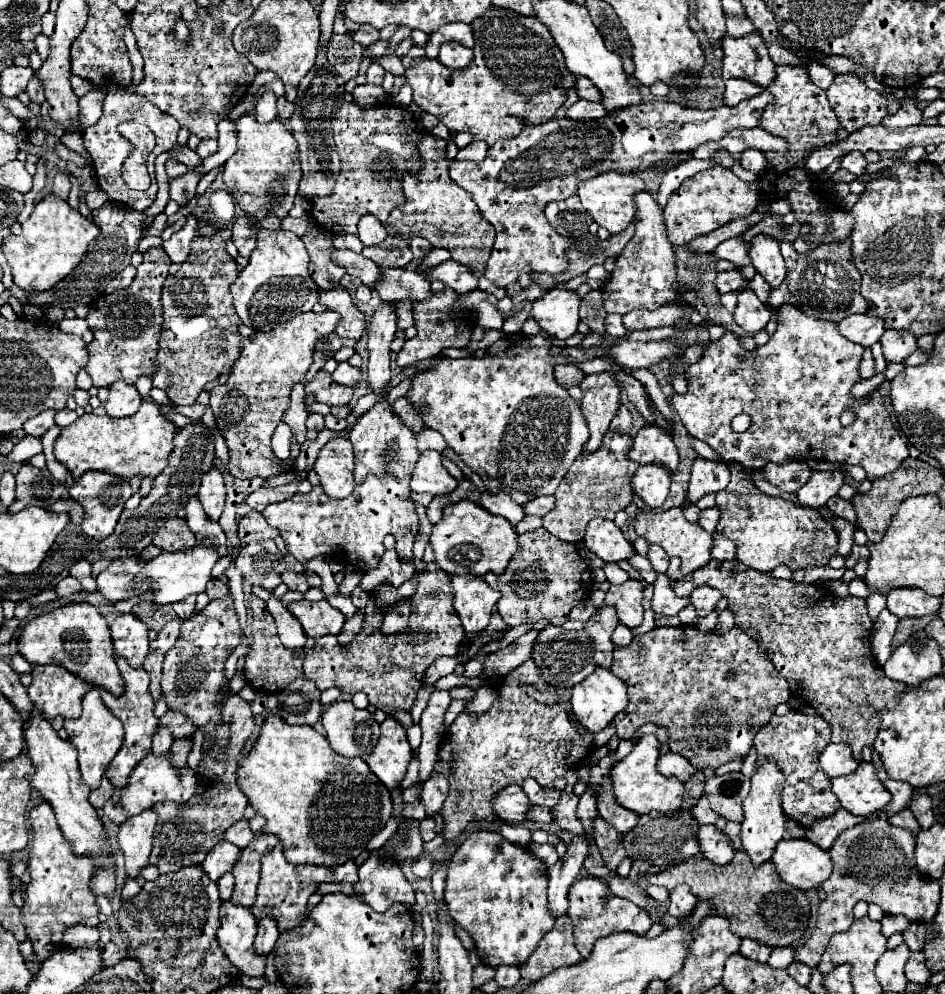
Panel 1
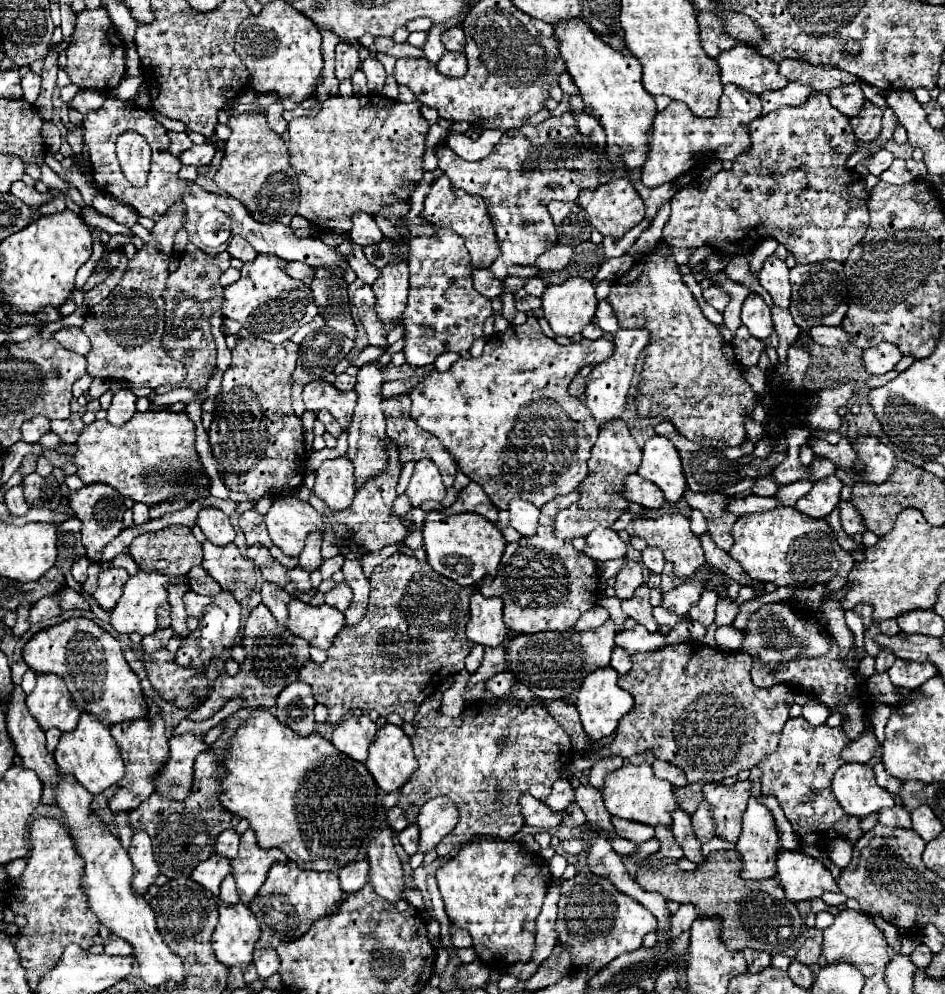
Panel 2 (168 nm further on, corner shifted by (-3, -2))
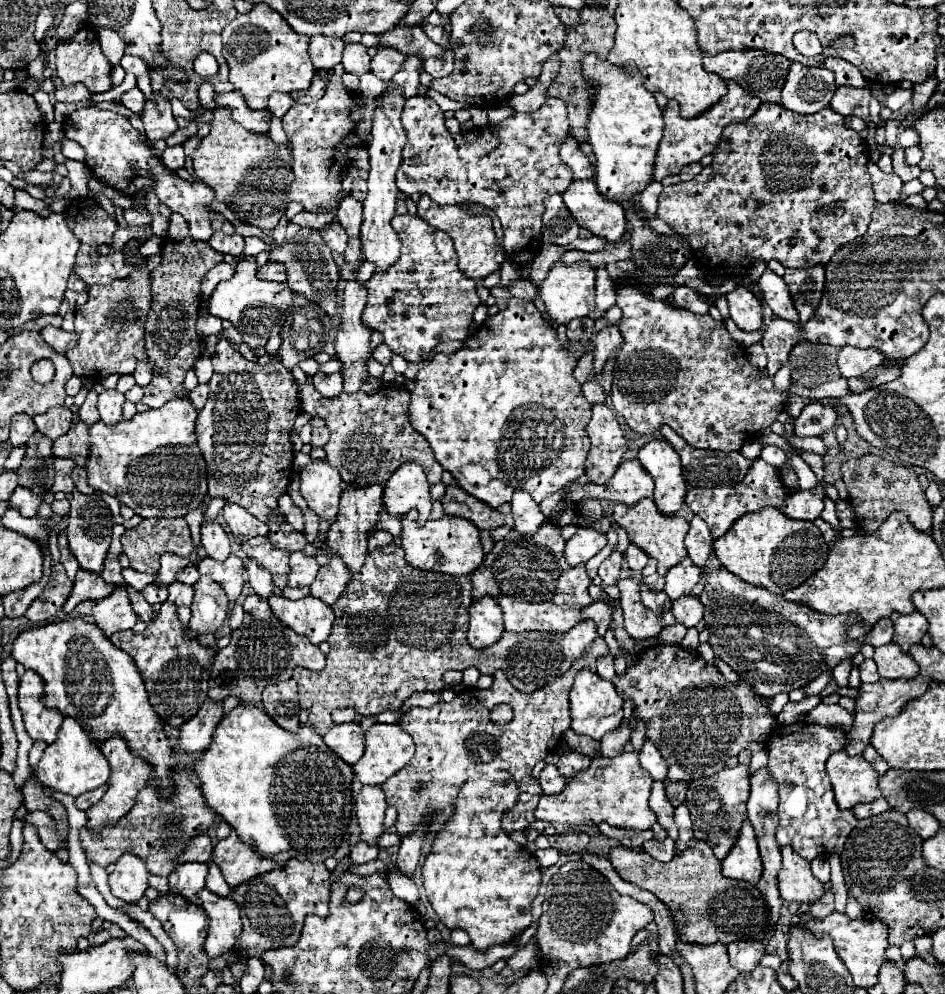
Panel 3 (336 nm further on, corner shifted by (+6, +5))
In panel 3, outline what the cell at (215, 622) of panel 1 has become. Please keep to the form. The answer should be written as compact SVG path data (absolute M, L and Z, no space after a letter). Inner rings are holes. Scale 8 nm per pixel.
M201 576L193 584L193 590L195 598L191 604L193 616L189 622L189 630L197 636L205 632L217 632L227 620L229 600L225 592L221 592L221 586L215 584L209 576Z

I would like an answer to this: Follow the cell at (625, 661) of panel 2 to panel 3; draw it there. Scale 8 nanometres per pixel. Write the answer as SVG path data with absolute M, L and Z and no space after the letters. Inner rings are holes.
M607 654L601 660L597 660L597 674L603 680L613 680L615 678L615 668L613 668L613 658Z

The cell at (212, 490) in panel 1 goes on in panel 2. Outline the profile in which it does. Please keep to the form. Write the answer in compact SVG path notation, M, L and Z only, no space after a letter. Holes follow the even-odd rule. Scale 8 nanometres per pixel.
M202 507L198 513L198 525L212 543L232 543L236 533L230 525L230 519L218 507Z

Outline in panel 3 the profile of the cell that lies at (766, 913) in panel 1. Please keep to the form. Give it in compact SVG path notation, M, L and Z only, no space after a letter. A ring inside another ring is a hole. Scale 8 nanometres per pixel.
M691 840L687 850L663 864L645 852L633 852L621 846L609 850L609 862L617 874L641 890L655 894L669 910L681 940L687 944L729 944L733 940L761 940L769 954L787 960L787 936L767 926L767 908L759 890L751 884L729 880L721 874L721 862L713 856L709 844Z

